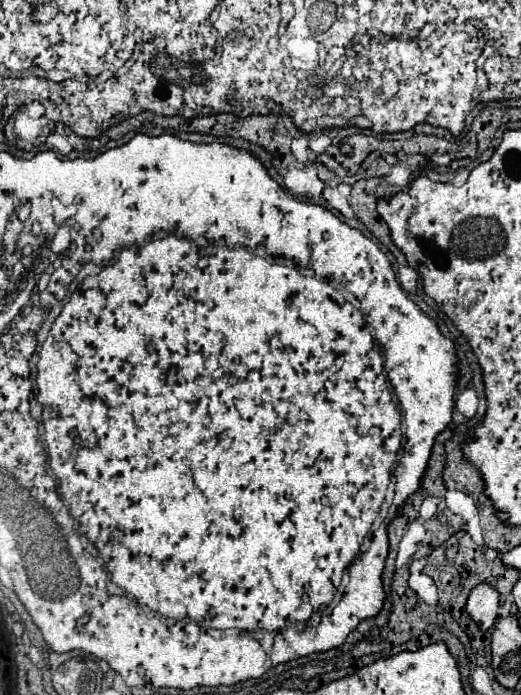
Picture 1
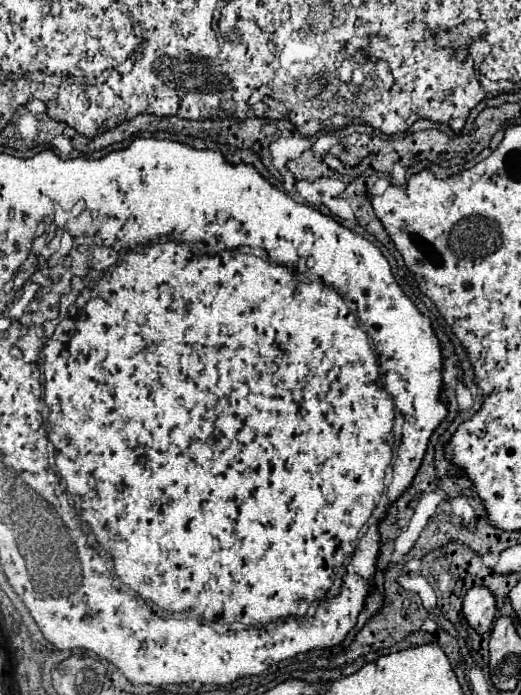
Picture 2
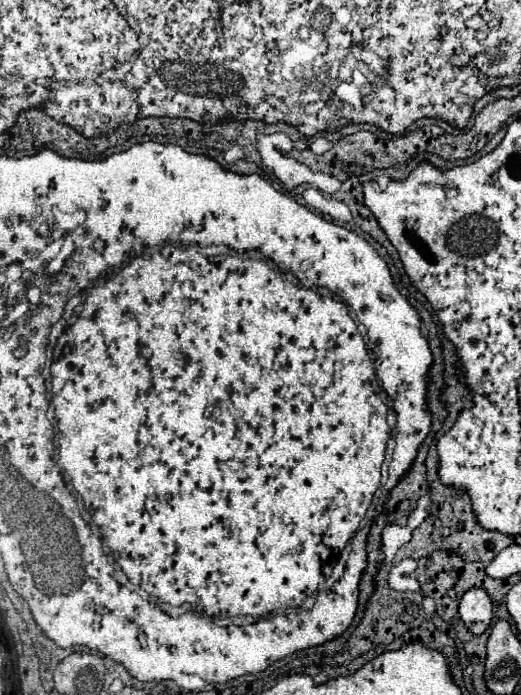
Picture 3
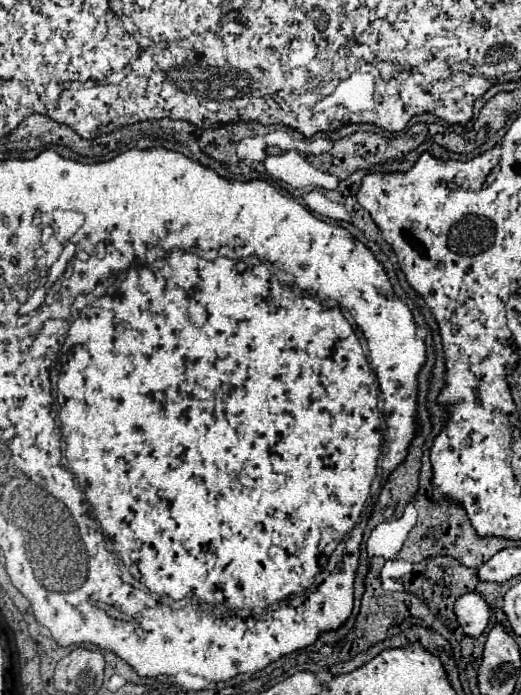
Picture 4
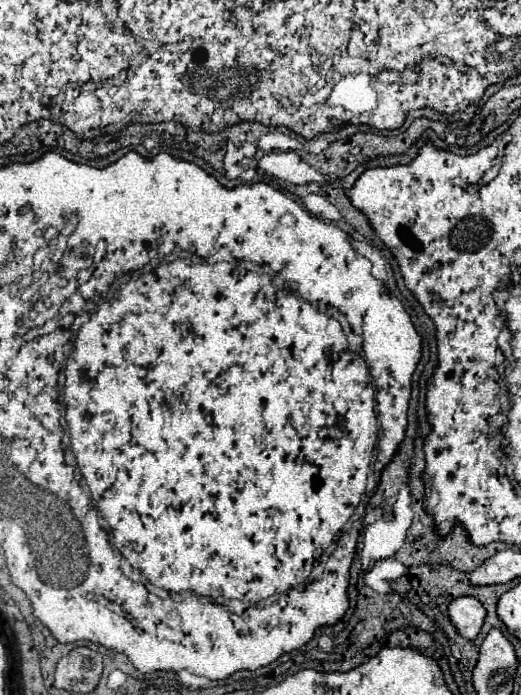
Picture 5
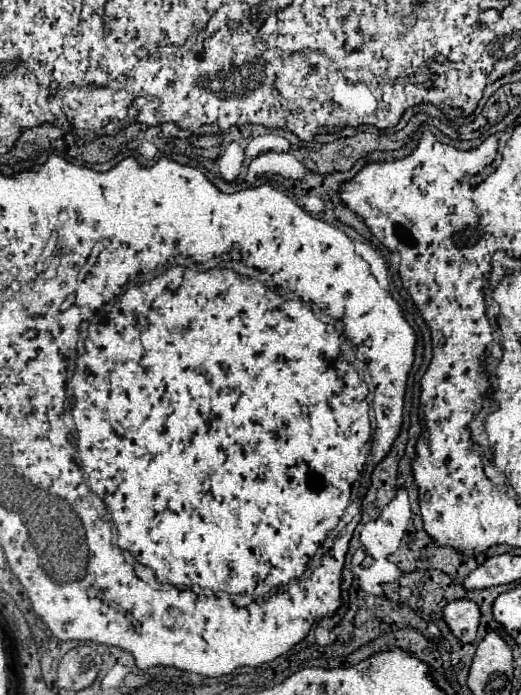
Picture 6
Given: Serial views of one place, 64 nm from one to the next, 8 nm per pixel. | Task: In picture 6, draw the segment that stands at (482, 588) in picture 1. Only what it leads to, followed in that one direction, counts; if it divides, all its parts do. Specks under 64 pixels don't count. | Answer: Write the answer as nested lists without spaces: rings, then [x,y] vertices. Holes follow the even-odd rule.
[[[454,600],[442,610],[442,620],[460,642],[472,642],[480,624],[480,608],[470,600]]]

